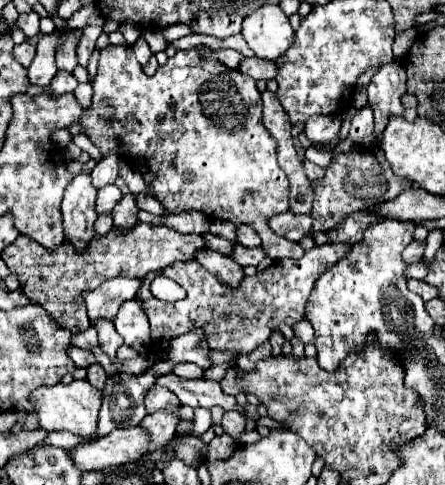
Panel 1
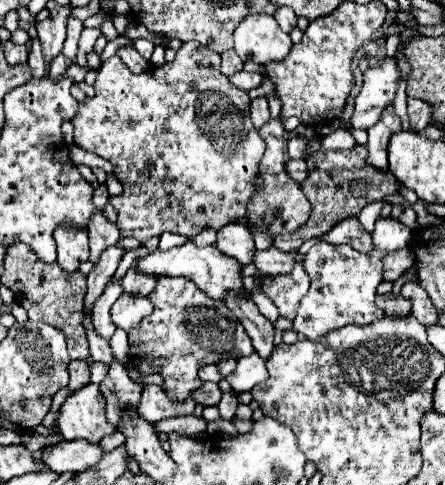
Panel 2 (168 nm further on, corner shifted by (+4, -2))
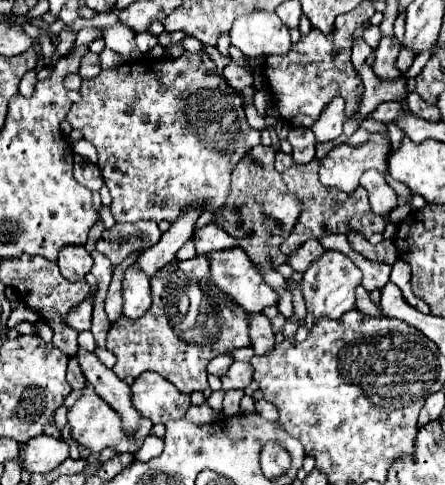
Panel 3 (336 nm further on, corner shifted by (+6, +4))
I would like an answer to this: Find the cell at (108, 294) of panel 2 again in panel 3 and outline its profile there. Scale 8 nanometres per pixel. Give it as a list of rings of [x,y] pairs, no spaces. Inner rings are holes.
[[[141,220],[135,224],[115,224],[111,230],[105,230],[101,240],[97,242],[97,252],[107,256],[113,266],[121,264],[133,250],[139,248],[139,240],[147,246],[157,244],[161,238],[161,230],[151,220]]]

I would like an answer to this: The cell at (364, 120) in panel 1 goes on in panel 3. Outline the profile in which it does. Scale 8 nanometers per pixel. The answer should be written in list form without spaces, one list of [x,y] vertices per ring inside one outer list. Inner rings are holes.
[[[383,36],[379,42],[379,48],[375,50],[375,66],[373,72],[381,78],[381,80],[393,80],[399,76],[397,68],[395,68],[395,60],[399,56],[401,50],[401,42],[395,36]]]

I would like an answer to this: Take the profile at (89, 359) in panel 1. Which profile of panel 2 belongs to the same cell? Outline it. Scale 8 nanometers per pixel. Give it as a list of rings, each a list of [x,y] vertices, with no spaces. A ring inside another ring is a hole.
[[[71,360],[69,362],[69,376],[71,376],[71,380],[69,380],[69,390],[71,392],[89,384],[91,382],[89,380],[89,364],[85,360]]]

